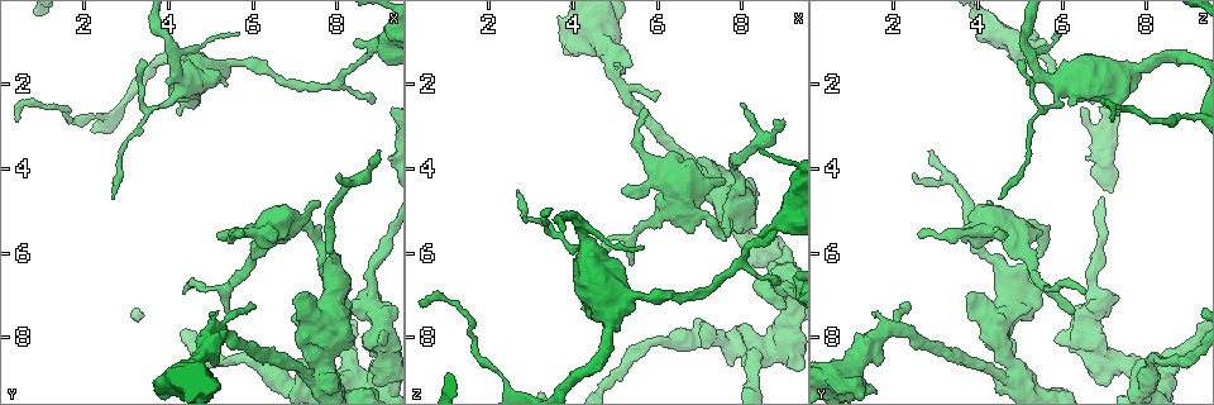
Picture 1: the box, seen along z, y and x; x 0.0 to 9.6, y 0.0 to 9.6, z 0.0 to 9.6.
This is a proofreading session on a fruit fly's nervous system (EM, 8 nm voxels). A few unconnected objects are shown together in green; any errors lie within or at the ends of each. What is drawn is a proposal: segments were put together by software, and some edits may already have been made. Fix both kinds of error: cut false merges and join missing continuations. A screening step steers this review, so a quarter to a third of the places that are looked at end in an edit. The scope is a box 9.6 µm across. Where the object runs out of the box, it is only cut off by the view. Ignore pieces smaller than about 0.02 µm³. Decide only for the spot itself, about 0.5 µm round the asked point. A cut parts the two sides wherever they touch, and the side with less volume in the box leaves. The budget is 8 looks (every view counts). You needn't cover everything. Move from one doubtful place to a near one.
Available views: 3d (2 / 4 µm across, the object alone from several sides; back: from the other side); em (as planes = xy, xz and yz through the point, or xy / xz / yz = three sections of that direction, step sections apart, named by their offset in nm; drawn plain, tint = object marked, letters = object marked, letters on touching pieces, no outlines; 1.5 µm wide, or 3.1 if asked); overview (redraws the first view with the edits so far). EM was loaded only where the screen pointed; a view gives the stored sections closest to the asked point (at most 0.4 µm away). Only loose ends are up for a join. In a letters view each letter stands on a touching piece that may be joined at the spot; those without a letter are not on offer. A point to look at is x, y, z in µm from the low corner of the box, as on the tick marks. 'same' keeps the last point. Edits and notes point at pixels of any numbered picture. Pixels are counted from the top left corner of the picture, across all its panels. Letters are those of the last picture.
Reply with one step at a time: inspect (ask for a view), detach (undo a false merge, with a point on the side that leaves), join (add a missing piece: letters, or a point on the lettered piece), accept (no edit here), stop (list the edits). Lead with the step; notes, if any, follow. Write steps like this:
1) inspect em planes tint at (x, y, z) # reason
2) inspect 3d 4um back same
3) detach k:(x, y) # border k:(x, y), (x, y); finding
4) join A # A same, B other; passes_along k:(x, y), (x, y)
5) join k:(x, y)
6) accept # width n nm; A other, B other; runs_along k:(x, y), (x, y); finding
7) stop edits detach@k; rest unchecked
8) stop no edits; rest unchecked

inspect em xz step 8 tint at (8.90, 3.55, 2.90) # an open end

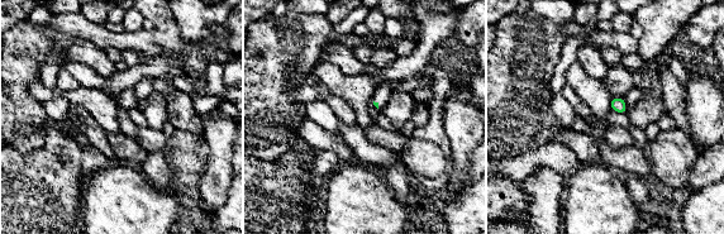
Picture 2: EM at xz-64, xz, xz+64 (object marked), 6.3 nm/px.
inspect em planes letters same

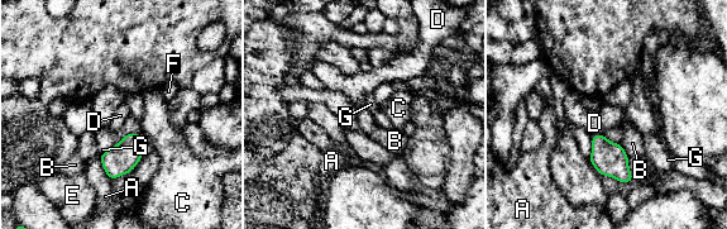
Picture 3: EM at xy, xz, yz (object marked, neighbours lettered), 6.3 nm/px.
accept # A other, B other, C other, D other, E other, F other, G other; border 3:(603, 133), (596, 133), (592, 137); no lettered piece goes on from it

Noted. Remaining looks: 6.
inspect 3d 2um back at (9.00, 7.00, 7.25) # branch stops here

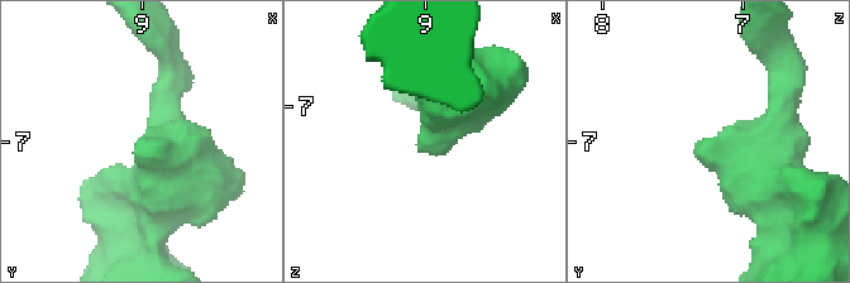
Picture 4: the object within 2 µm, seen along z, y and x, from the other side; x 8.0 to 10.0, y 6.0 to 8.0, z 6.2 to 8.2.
inspect em xz step 8 letters at (9.04, 7.10, 7.32)

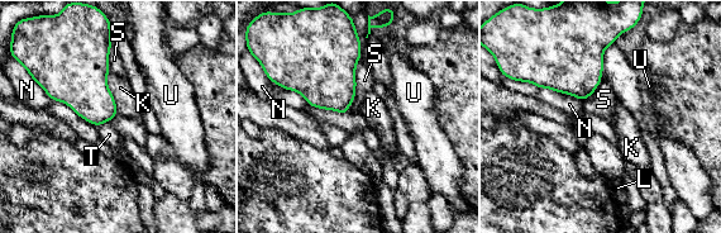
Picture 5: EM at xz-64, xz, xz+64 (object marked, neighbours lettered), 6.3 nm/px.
accept # longest_contact S 360 nm; K other, L other, N other, S other, T other, U other; none of them fits

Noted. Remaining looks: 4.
inspect em yz step 4 tint at (7.30, 8.85, 4.45) # abrupt turn

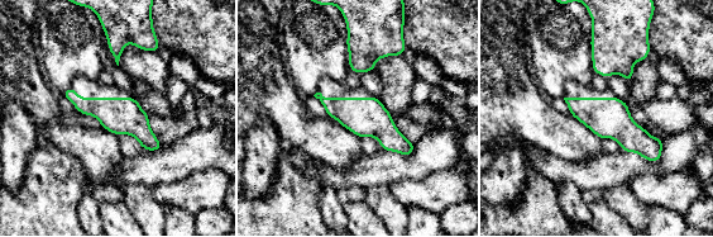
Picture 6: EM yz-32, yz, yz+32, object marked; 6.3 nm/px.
inspect em xy step 8 letters same

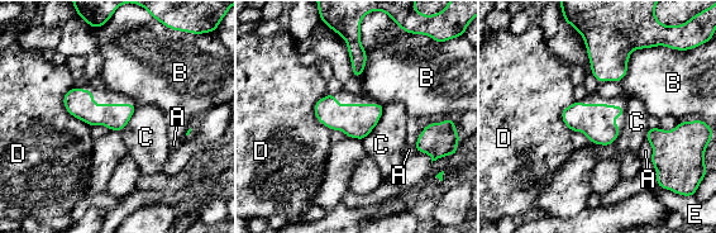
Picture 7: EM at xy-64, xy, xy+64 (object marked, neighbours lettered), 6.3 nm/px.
accept # width 180 nm; A other, B other, C other, D other, E other; border 7:(383, 105), (378, 123), (362, 141); continuous, no second neuron

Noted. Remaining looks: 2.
stop no edits; rest unchecked

